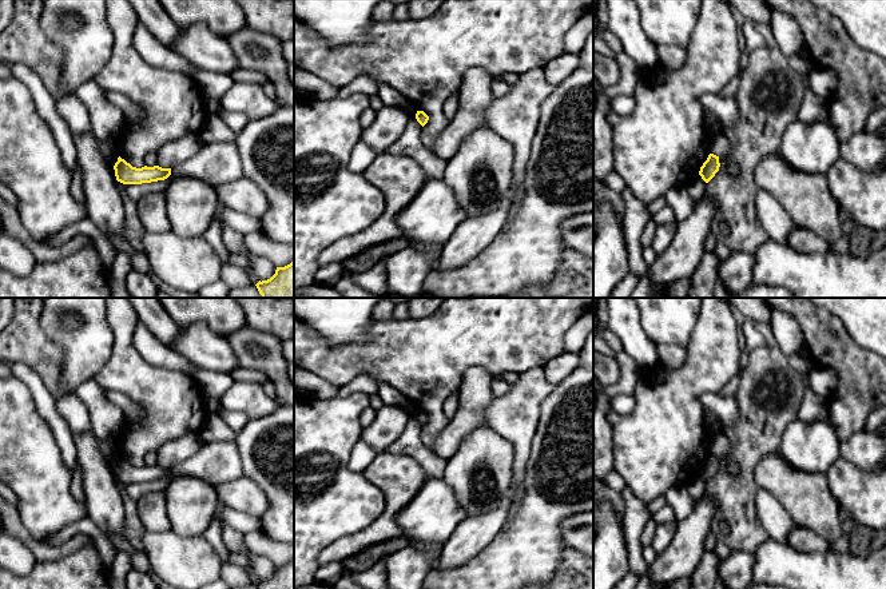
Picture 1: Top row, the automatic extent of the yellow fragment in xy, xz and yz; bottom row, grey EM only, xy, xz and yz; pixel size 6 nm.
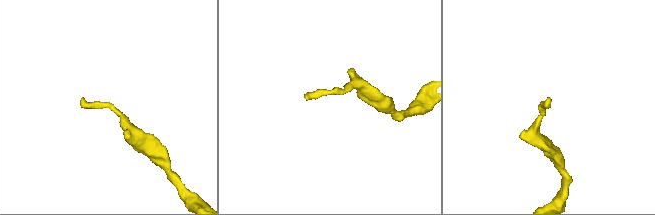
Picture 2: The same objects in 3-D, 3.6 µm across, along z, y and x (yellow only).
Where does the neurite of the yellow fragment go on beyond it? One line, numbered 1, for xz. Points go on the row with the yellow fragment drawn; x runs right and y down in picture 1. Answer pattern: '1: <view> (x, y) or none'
1: none

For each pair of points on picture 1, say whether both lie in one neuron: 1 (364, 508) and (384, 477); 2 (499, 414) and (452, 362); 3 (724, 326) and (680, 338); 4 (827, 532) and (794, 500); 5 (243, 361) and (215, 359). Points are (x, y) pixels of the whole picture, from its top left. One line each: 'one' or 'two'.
1: two
2: two
3: two
4: one
5: two

